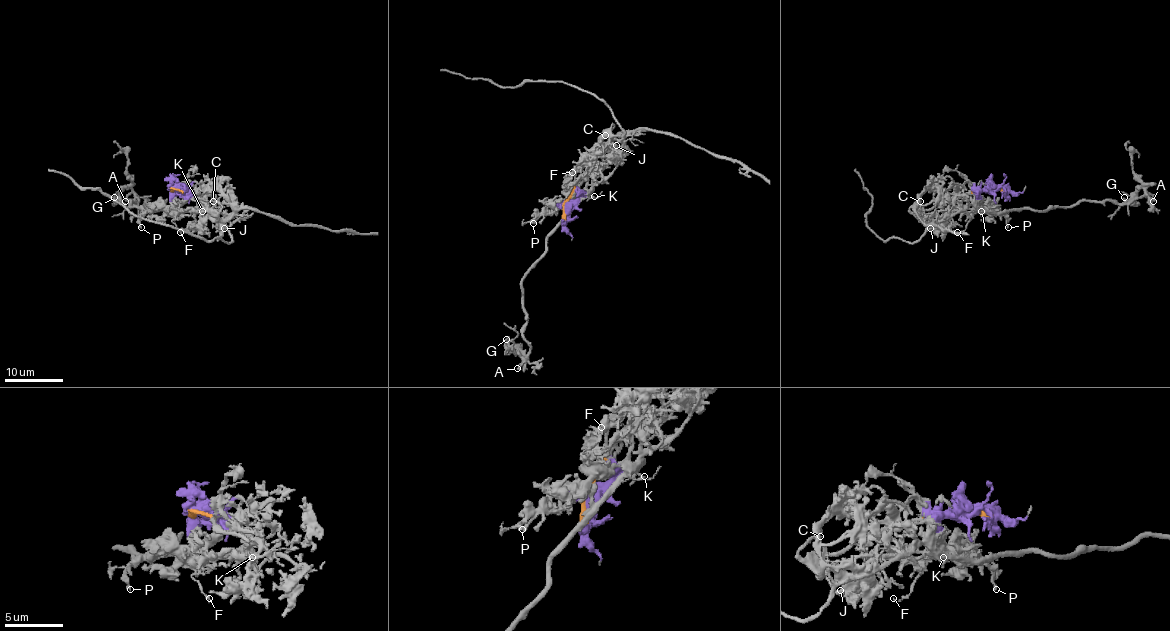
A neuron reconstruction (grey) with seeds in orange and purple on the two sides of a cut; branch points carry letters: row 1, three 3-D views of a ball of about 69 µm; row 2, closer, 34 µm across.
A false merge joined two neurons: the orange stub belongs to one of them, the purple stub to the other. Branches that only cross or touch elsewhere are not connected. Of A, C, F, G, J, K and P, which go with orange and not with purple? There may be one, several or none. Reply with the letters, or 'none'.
C, J

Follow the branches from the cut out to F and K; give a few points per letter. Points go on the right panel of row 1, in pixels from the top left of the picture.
F: (998, 188), (985, 188), (979, 194), (979, 204), (972, 211), (972, 219), (963, 230), (957, 232)
K: (998, 188), (985, 188), (979, 194), (977, 203), (982, 211)

